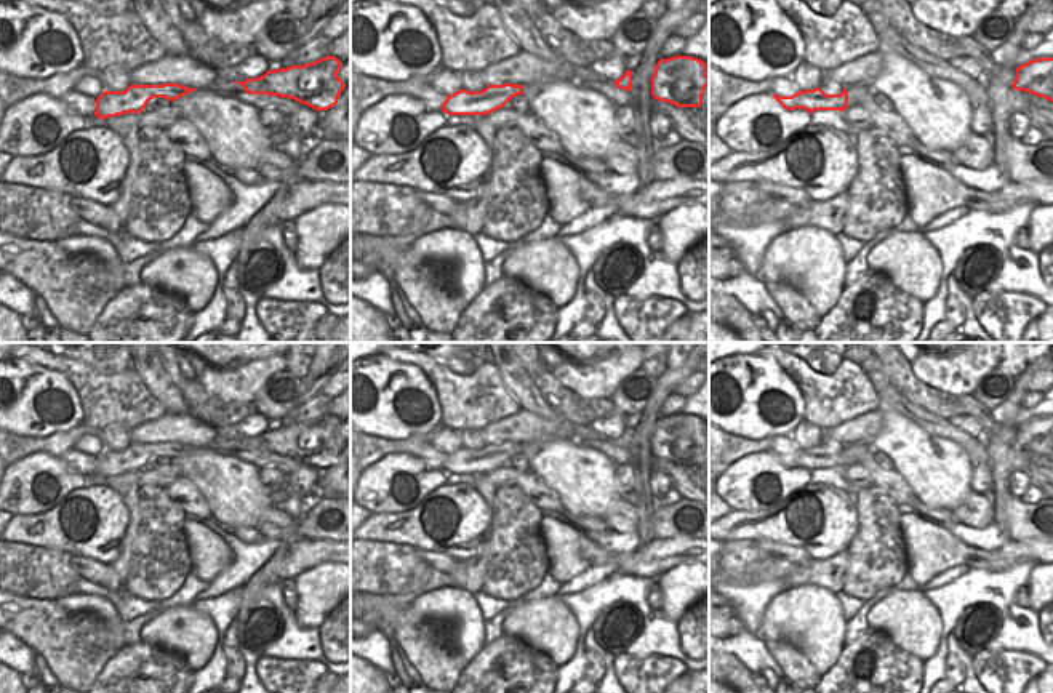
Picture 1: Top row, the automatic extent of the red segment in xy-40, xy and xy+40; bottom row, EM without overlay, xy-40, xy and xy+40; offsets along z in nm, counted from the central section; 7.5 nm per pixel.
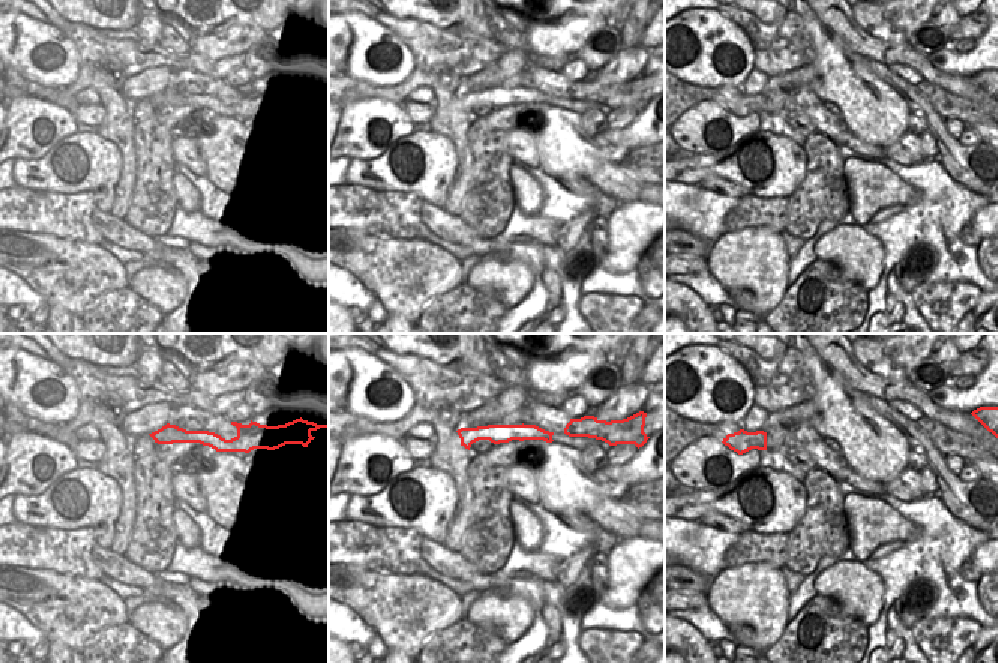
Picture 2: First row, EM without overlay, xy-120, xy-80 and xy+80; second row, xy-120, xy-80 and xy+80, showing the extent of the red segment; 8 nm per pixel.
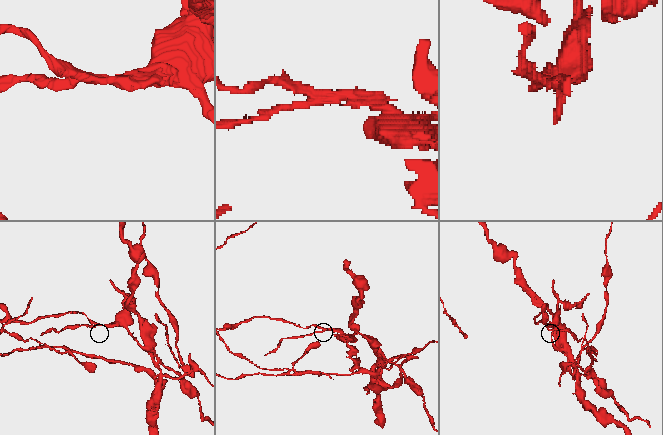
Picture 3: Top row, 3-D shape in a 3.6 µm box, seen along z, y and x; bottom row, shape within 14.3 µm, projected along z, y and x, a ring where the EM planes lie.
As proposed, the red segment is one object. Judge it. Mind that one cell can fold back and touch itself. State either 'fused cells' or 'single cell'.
fused cells

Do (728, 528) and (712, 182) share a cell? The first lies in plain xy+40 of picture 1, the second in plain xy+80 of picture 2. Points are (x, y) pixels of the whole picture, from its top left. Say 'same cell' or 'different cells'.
different cells

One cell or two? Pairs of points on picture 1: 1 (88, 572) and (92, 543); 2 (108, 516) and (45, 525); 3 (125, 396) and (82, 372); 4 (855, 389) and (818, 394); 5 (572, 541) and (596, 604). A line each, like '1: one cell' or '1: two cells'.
1: two cells
2: one cell
3: one cell
4: one cell
5: two cells

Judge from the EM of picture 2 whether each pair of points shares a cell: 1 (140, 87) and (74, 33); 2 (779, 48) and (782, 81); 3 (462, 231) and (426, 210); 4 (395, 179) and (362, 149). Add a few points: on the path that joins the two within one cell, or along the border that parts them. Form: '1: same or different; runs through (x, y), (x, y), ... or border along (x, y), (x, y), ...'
1: different; border along (159, 65), (126, 77)
2: different; border along (811, 62), (769, 78)
3: same; runs through (453, 230), (435, 219)
4: different; border along (402, 137), (372, 159), (351, 159)

